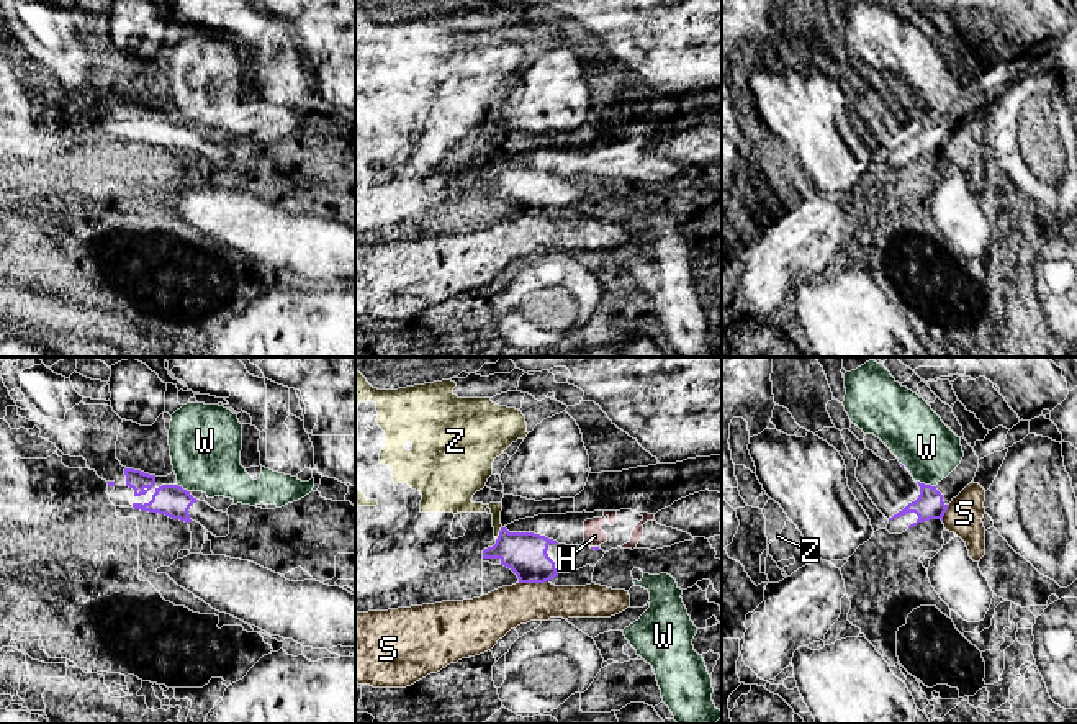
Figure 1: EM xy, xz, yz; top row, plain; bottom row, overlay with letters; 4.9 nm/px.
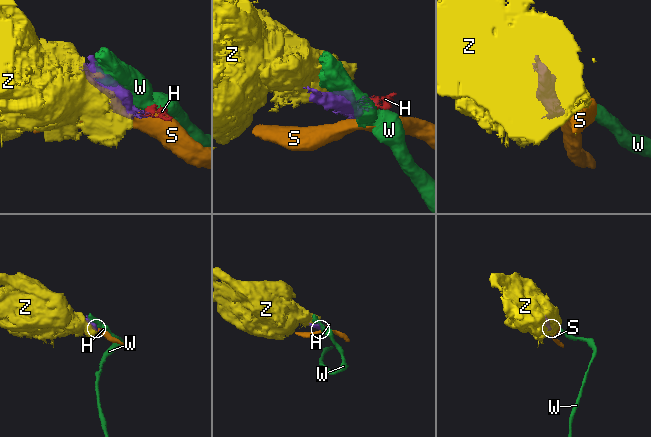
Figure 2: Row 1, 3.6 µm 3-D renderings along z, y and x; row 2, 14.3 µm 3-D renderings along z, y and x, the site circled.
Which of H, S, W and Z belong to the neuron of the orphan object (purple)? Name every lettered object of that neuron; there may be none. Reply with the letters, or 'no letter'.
no letter

